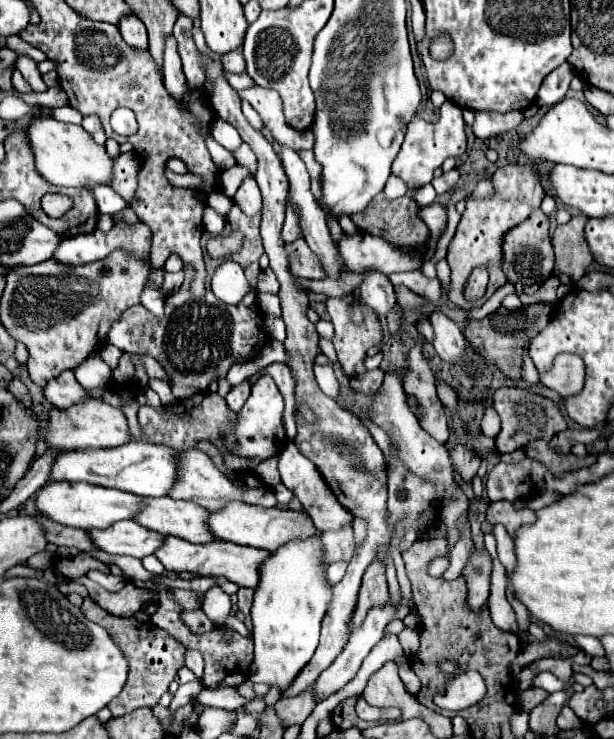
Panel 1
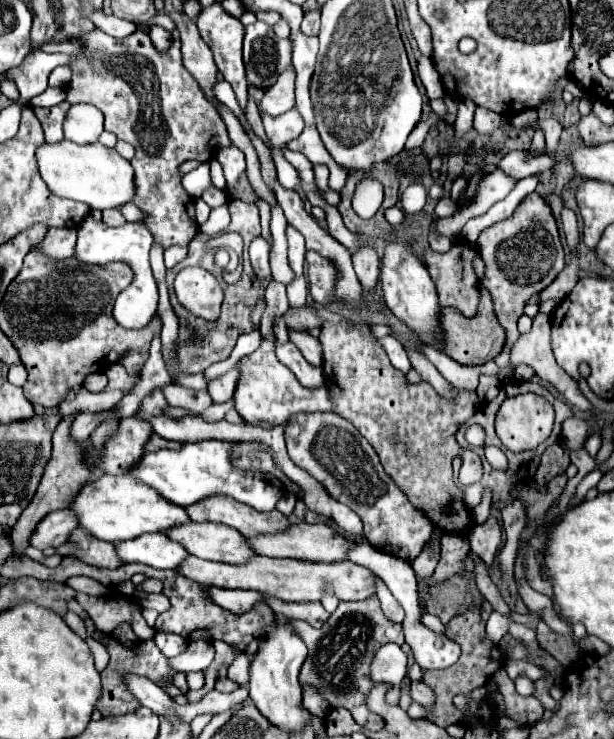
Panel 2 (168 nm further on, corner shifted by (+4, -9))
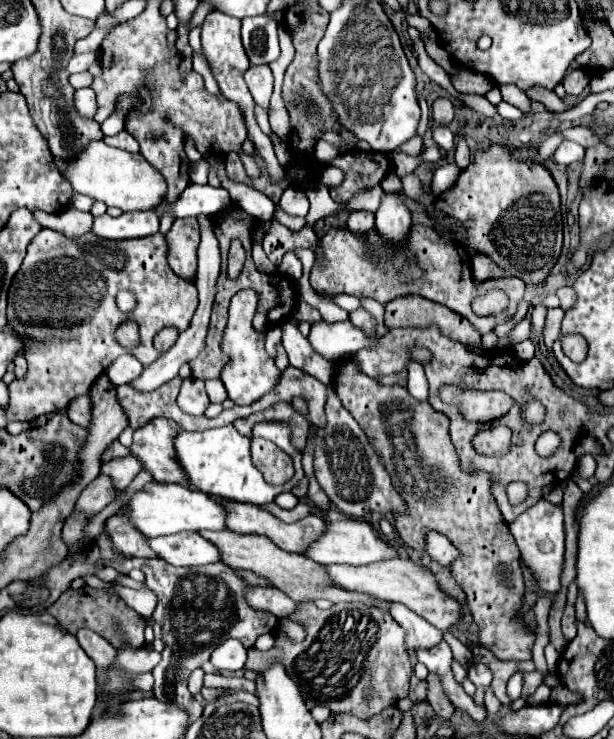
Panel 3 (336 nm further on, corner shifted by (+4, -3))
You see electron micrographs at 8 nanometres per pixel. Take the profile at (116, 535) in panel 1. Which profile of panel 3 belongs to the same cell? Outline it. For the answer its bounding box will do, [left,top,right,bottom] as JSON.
[149,532,219,566]

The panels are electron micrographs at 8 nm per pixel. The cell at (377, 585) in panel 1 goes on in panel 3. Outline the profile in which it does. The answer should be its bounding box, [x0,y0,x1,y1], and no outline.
[245,602,413,720]

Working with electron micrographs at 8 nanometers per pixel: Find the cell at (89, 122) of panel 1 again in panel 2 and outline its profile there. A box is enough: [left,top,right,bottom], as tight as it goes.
[63,104,103,144]

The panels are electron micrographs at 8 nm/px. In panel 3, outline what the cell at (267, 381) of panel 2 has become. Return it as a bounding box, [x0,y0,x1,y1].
[221,290,281,406]

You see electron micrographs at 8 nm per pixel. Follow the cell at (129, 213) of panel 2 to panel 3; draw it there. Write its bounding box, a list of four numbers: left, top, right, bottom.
[155,184,231,218]

